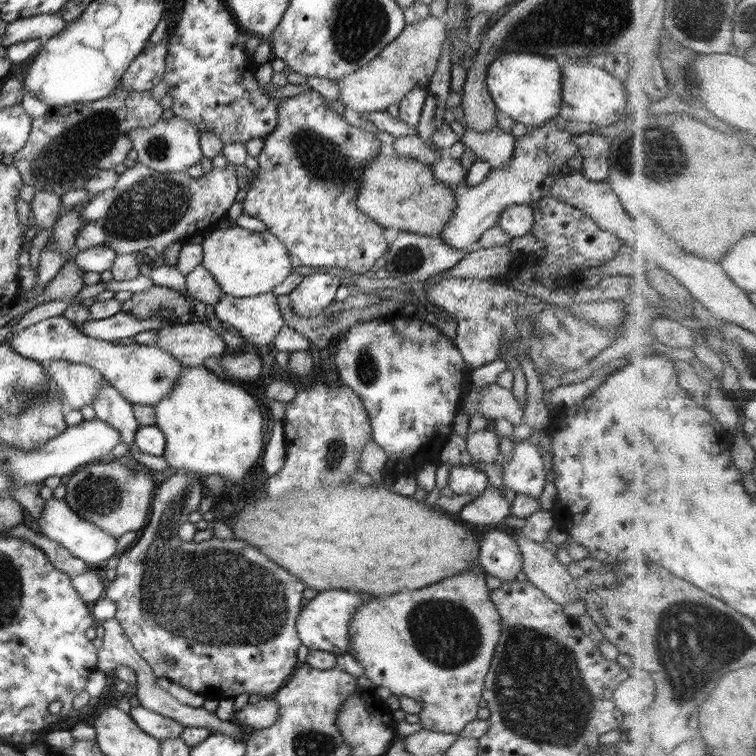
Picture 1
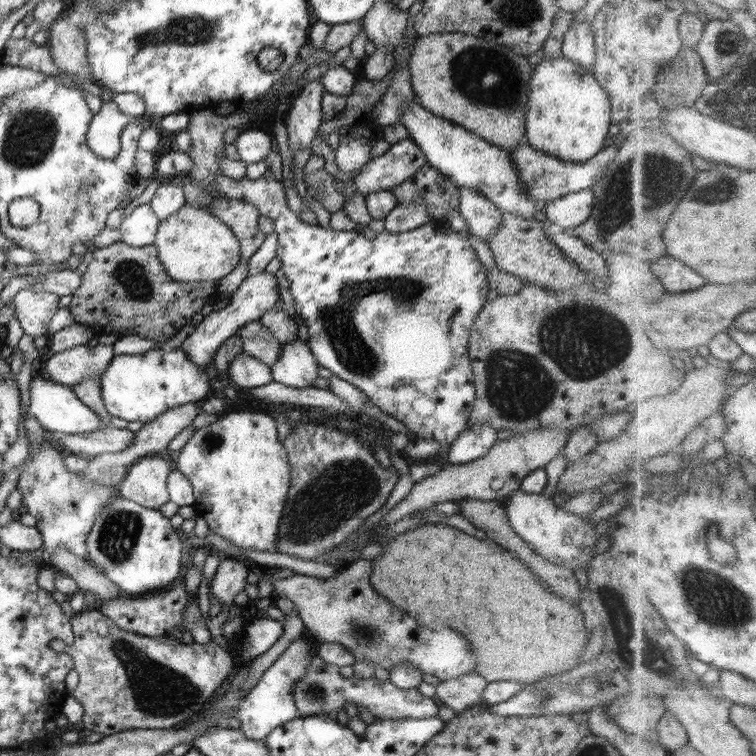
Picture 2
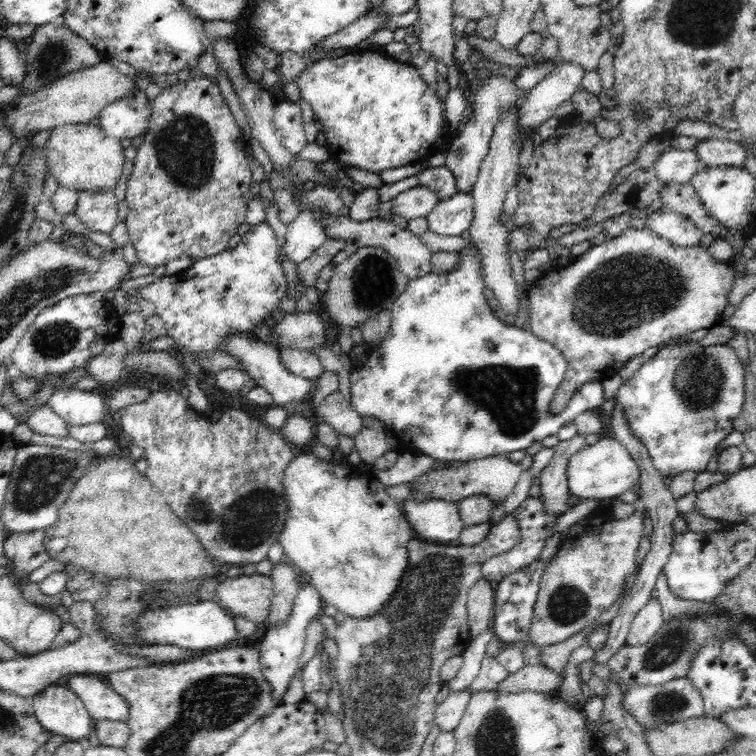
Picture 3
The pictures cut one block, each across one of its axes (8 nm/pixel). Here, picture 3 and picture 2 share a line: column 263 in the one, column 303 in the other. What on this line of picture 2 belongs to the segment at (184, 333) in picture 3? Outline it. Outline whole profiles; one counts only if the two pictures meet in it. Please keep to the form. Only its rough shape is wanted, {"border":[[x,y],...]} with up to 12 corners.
{"border":[[267,175],[218,192],[274,221],[319,366],[415,439],[476,398],[488,270],[431,222],[302,222]]}

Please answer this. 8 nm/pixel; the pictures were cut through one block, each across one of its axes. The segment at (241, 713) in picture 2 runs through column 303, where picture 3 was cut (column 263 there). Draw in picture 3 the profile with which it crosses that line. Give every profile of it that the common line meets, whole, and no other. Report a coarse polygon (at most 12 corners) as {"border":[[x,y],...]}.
{"border":[[300,585],[288,620],[258,646],[273,708],[298,670],[306,627],[324,602]]}

